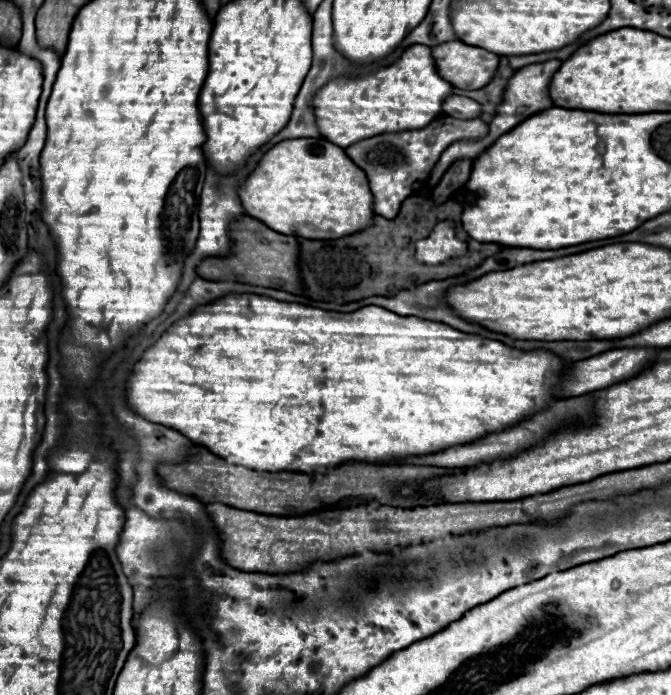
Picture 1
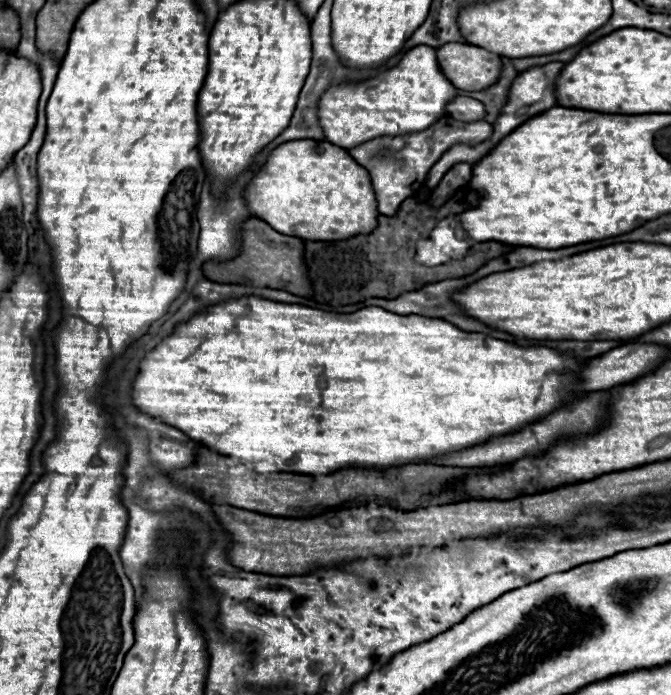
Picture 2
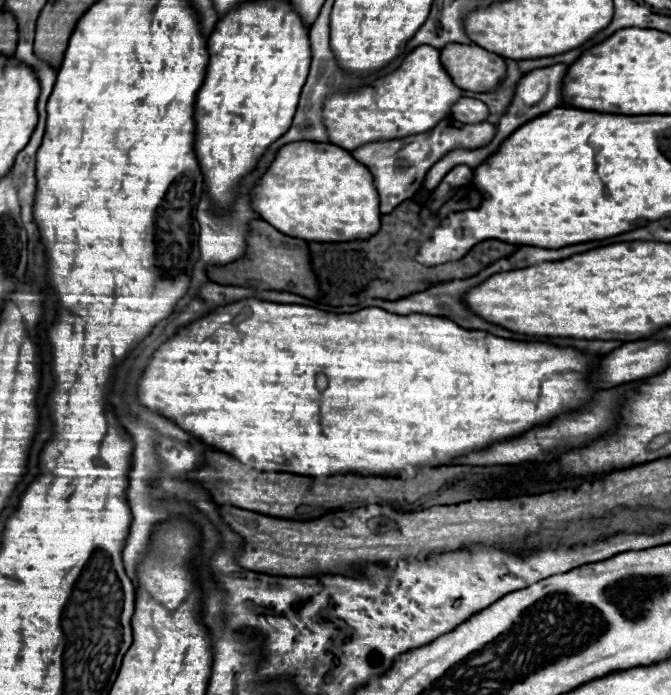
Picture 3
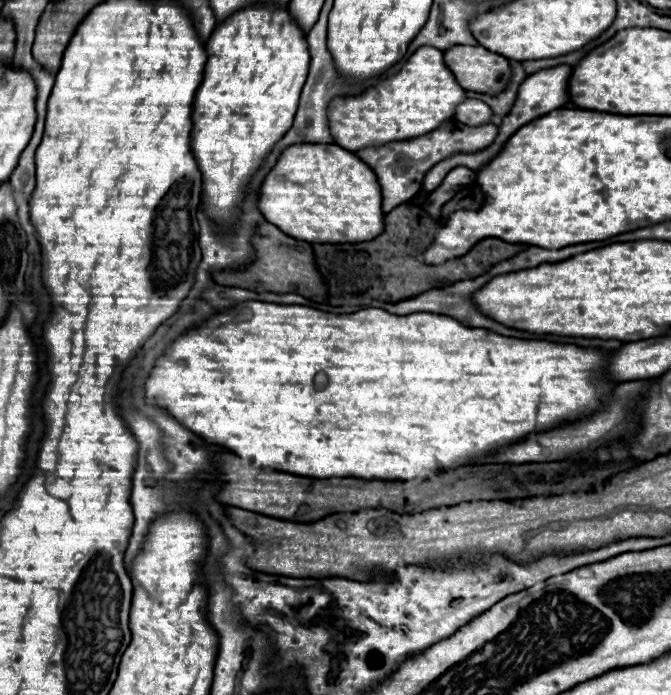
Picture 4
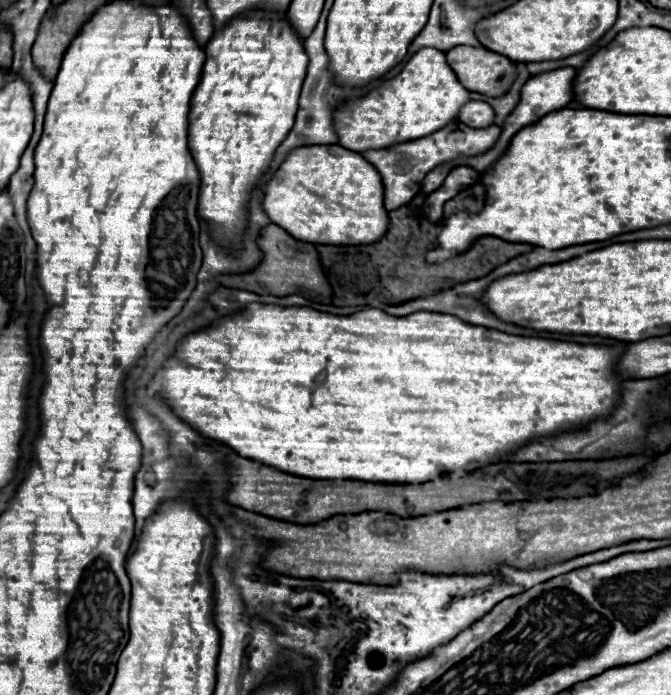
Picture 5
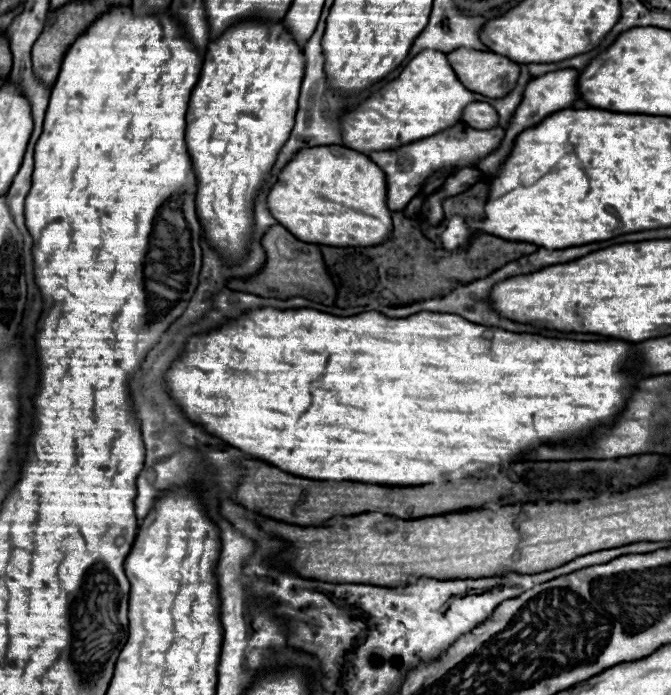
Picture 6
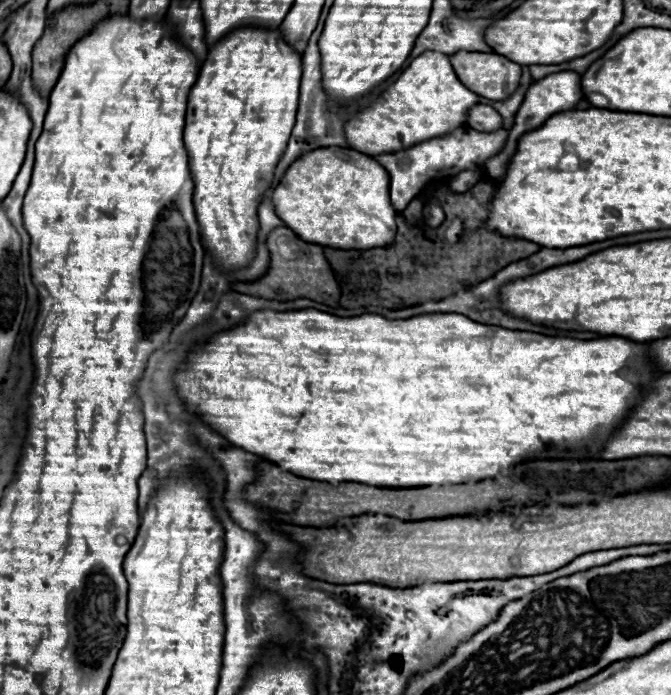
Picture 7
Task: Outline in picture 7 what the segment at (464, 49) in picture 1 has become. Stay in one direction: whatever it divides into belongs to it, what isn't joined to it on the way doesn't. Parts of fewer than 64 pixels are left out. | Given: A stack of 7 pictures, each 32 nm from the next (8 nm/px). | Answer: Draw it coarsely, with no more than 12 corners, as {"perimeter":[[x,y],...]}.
{"perimeter":[[454,54],[460,82],[508,100],[522,66],[500,54]]}

